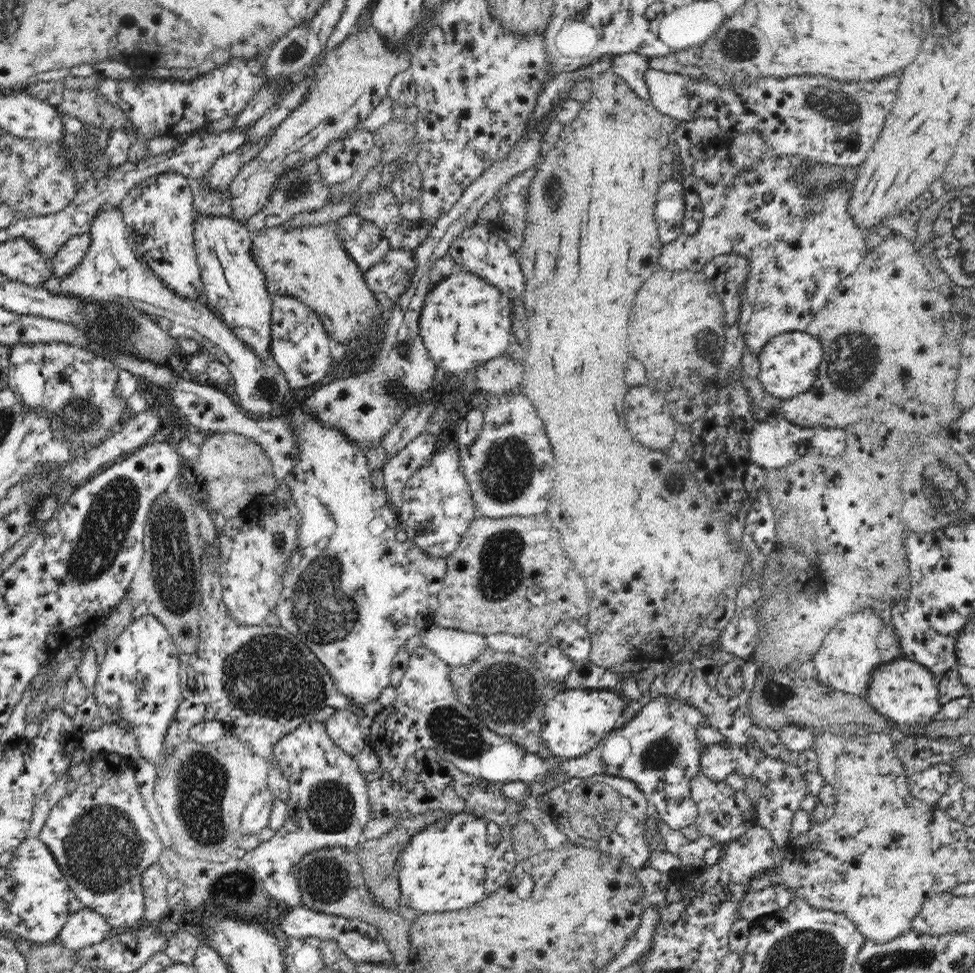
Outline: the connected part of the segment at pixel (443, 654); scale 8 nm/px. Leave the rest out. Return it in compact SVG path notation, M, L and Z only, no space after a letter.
M434 624L419 633L421 644L451 667L467 665L486 649L485 636Z

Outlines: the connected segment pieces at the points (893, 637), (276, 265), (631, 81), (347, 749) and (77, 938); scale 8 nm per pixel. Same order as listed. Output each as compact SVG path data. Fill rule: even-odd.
M870 610L860 616L855 612L850 618L842 619L842 622L826 634L820 649L811 660L818 672L819 683L863 699L868 696L873 672L880 665L904 658L894 626L883 624L883 616L874 618L868 612ZM874 620L880 620L880 622L874 622Z
M334 220L328 224L310 226L309 228L291 228L287 226L274 226L260 228L258 232L252 233L251 256L254 263L259 266L267 285L267 292L270 297L274 295L289 296L307 304L323 322L329 338L334 347L350 345L351 341L358 341L358 336L366 336L374 324L376 318L386 310L379 304L364 279L362 271L354 259L347 254L347 251L340 245L337 228Z
M626 53L612 57L609 71L622 77L640 98L648 101L648 87L644 81L644 73L648 68L647 57L638 53Z
M342 708L324 722L327 734L336 745L348 755L356 756L363 752L363 749L370 744L369 734L371 733L372 722L358 710Z
M80 908L68 917L58 934L58 940L68 953L73 953L106 940L114 932L115 929L98 912Z

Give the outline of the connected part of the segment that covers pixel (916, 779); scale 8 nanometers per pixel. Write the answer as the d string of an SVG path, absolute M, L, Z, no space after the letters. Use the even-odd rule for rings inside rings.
M943 763L908 775L910 794L925 803L935 805L946 790L958 782L959 773Z

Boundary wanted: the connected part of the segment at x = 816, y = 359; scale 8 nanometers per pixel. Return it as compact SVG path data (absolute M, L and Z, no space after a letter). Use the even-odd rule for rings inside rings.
M794 331L774 336L758 354L760 363L759 379L764 392L771 398L786 400L806 392L818 374L818 364L822 362L820 342L806 331Z

